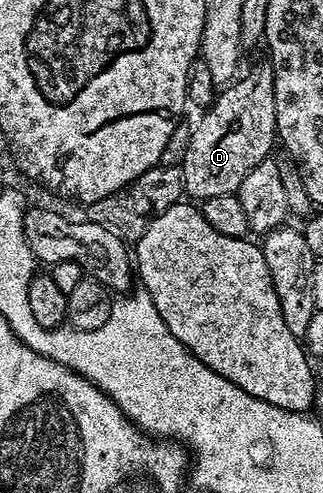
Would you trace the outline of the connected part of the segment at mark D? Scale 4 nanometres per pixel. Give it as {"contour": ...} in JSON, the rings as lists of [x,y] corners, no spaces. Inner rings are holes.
{"contour":[[[264,61],[264,63],[254,64],[252,71],[246,71],[217,94],[212,106],[201,114],[204,116],[197,121],[196,128],[193,129],[192,136],[188,139],[182,170],[184,172],[184,195],[189,200],[203,201],[210,197],[219,197],[222,193],[239,192],[242,181],[246,181],[246,173],[250,173],[254,165],[269,158],[273,154],[272,146],[277,146],[274,69],[271,62]]]}

